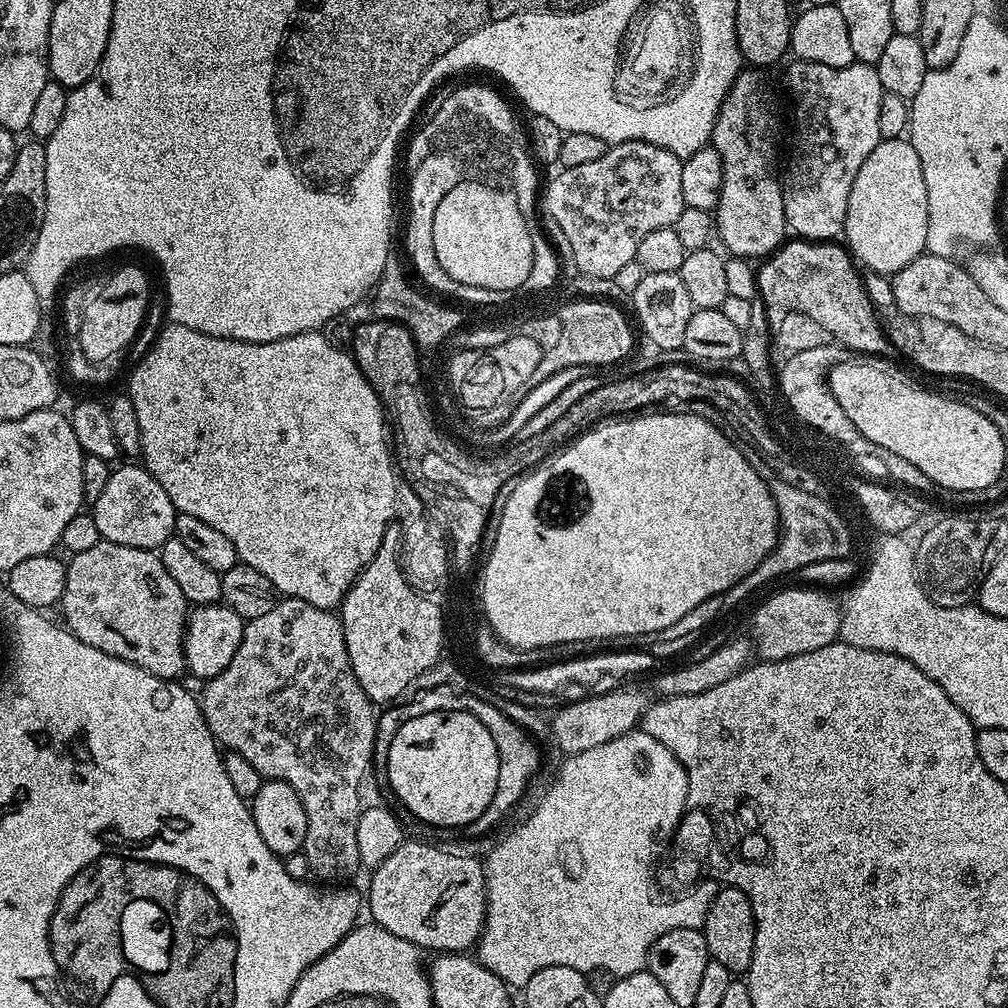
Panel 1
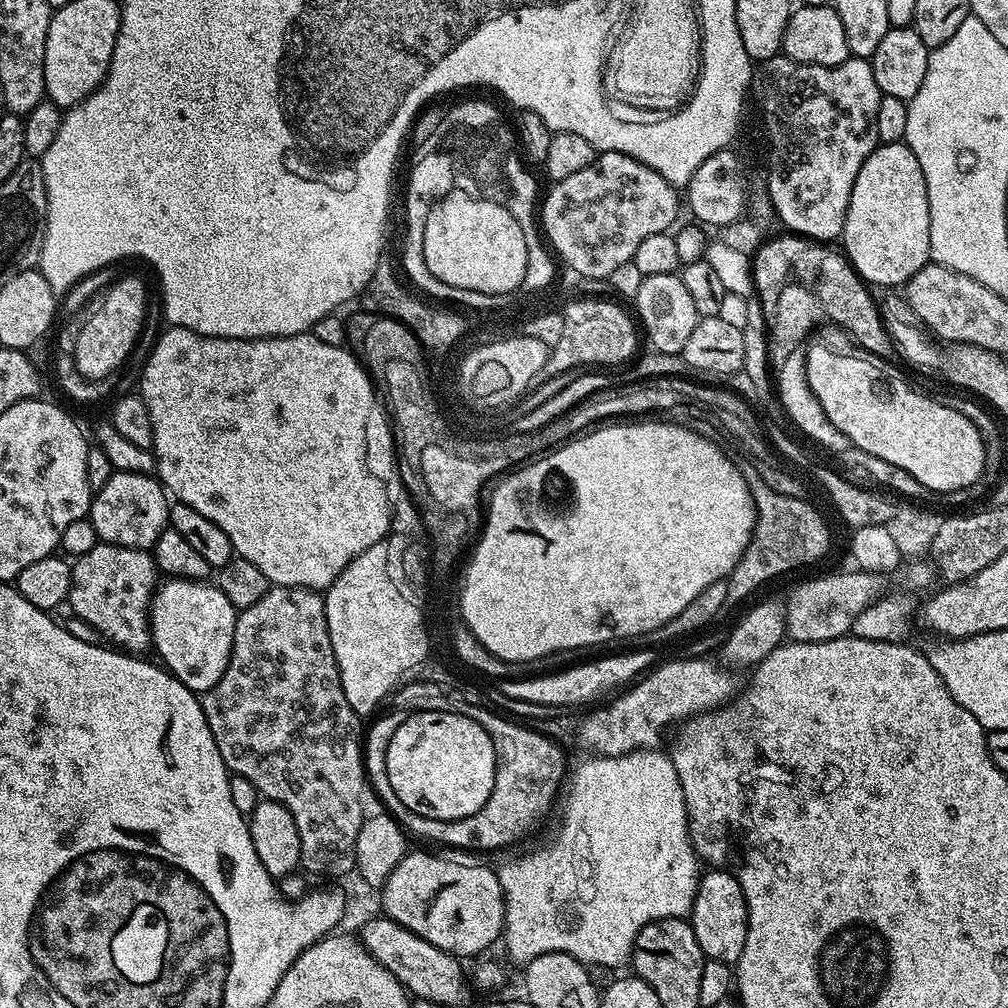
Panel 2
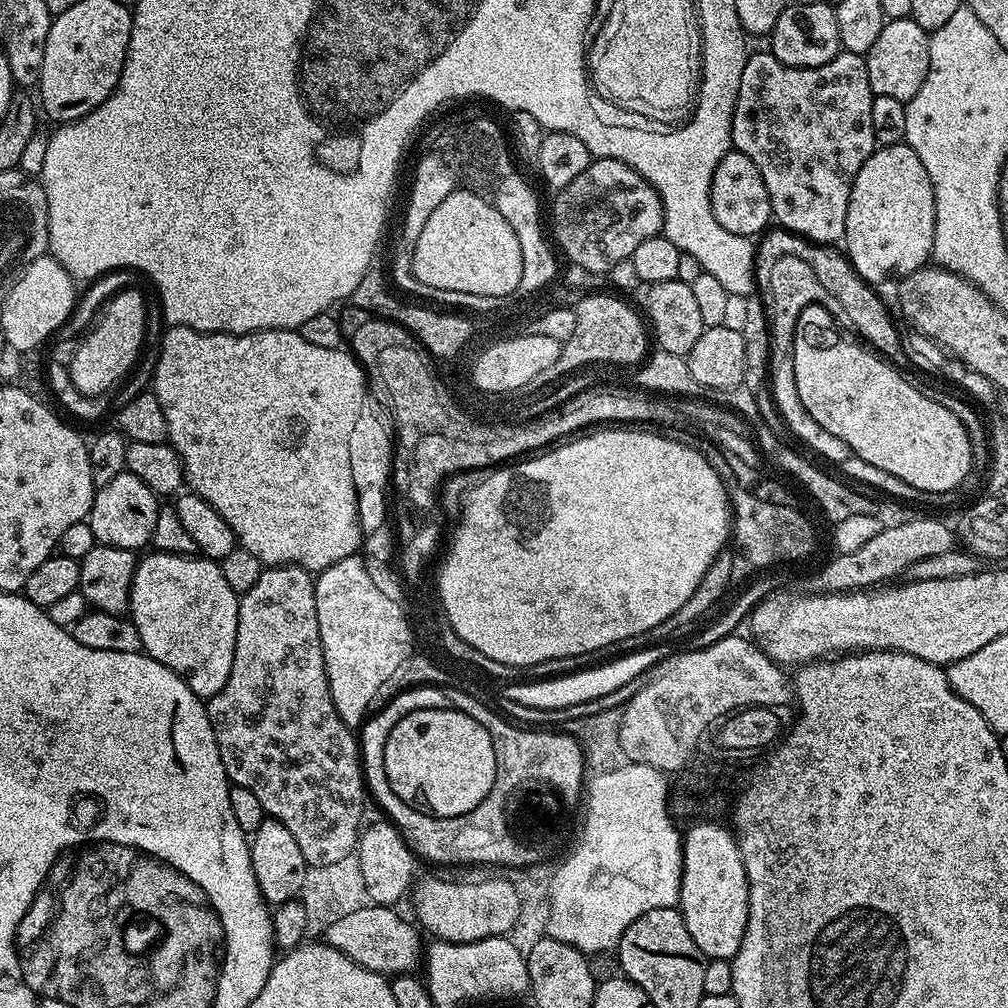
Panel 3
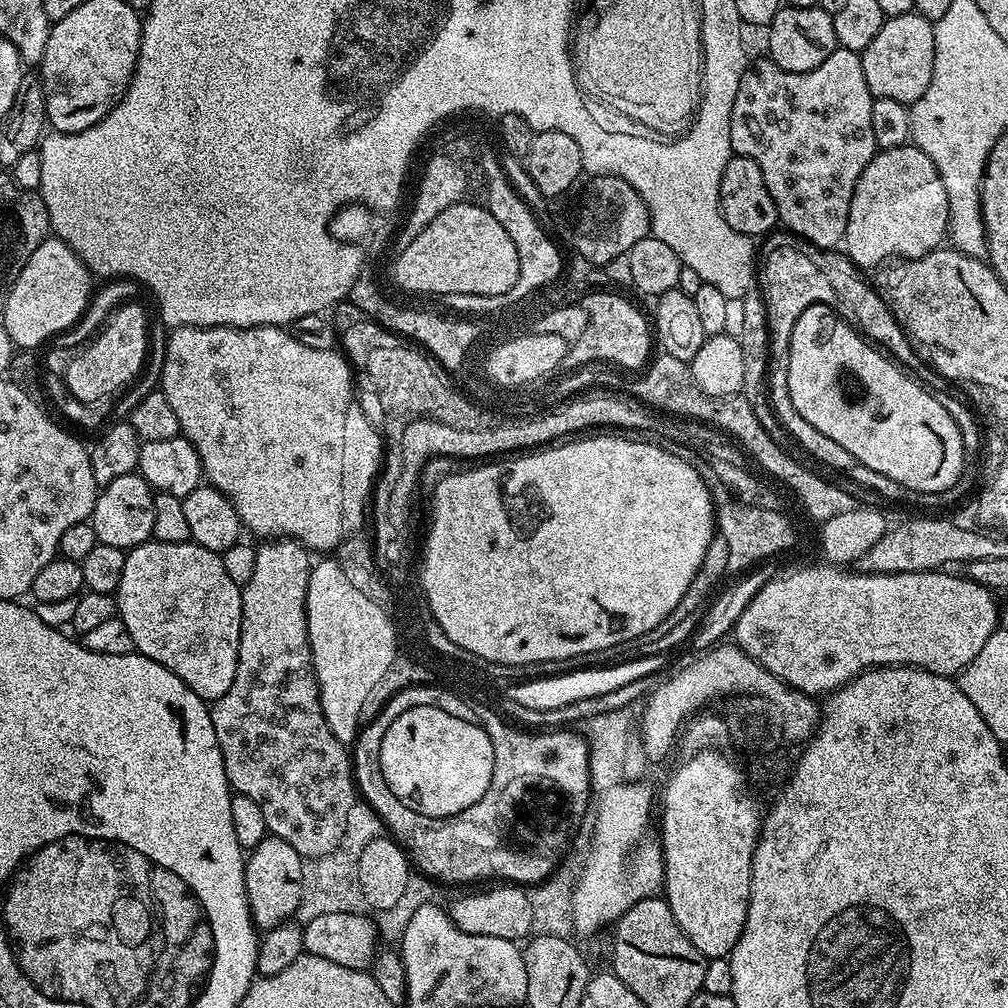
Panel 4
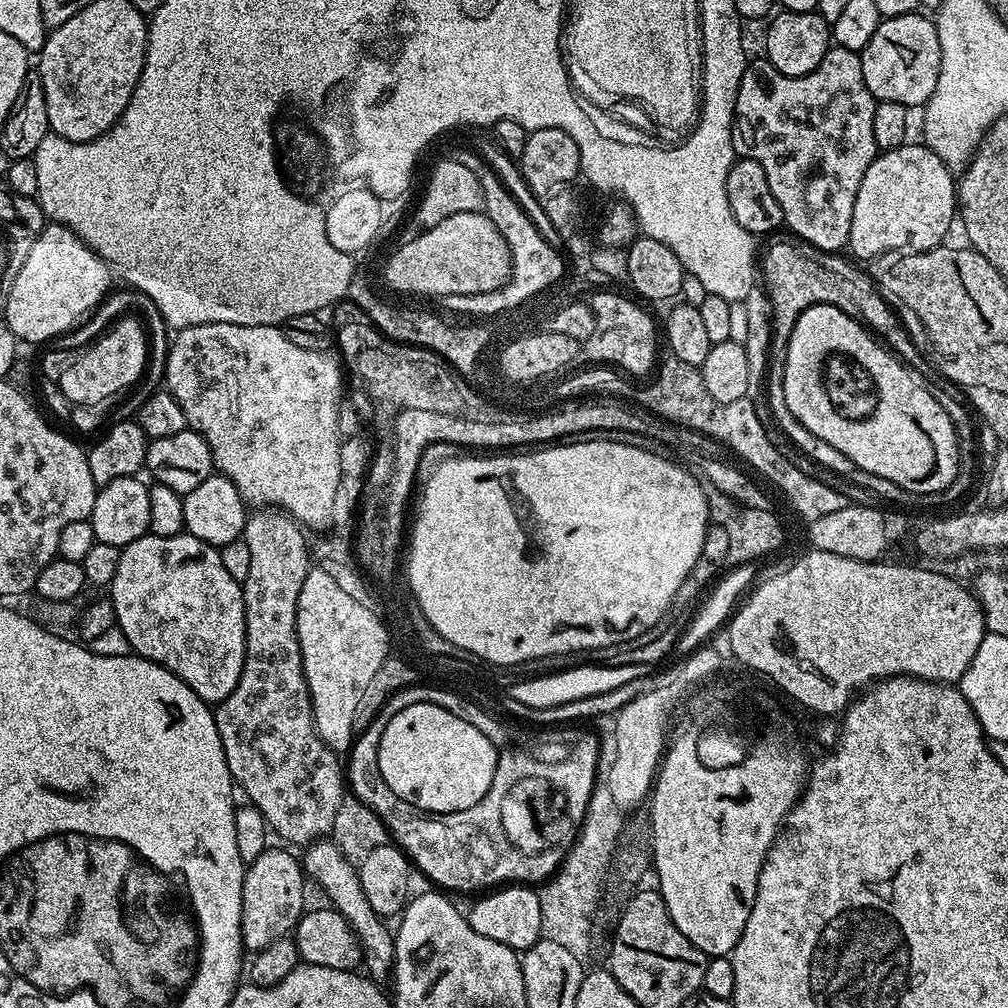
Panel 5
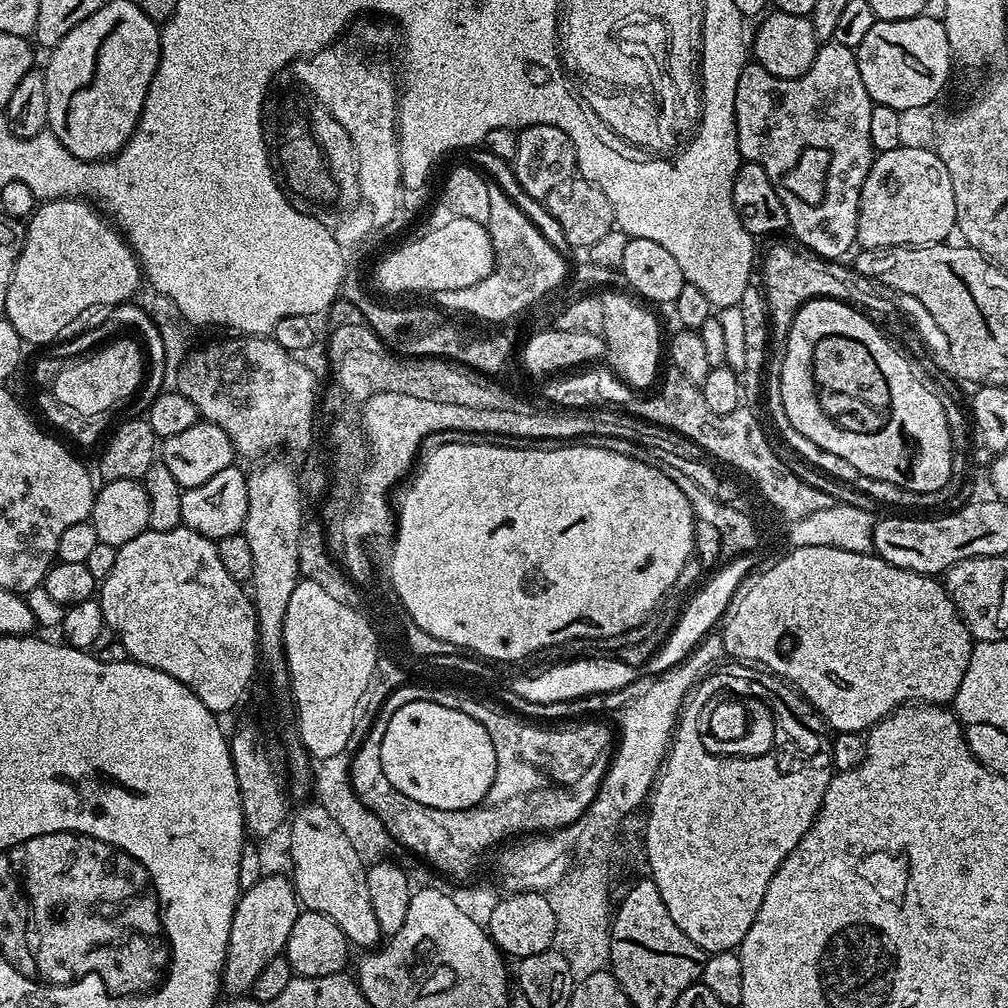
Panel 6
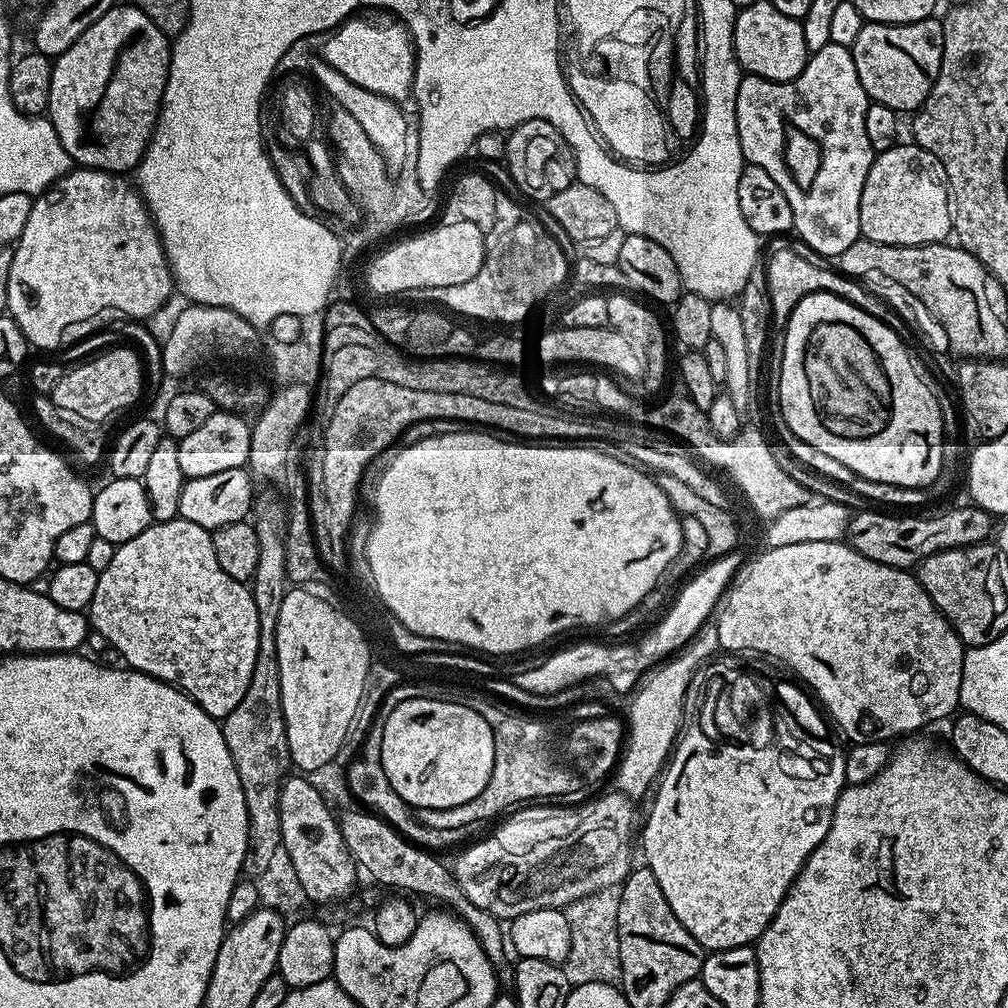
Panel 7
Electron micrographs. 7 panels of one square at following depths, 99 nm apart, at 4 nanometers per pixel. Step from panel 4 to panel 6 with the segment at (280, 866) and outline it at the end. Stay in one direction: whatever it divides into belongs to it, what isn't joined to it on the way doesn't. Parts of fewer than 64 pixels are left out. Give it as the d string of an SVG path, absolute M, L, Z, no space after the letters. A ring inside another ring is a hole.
M261 875L254 886L243 889L236 902L236 909L230 922L230 938L226 946L222 988L229 997L240 998L251 993L254 978L262 974L262 969L283 953L290 938L290 930L299 918L302 905L296 898L296 890L287 875Z

